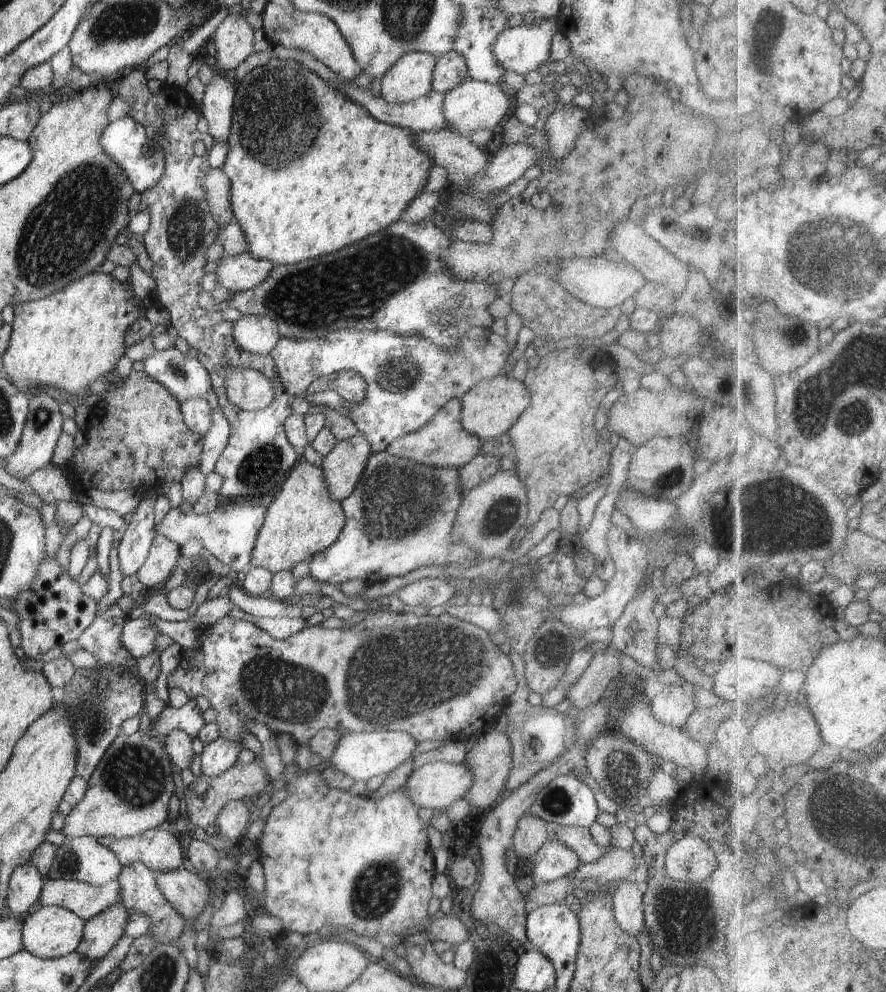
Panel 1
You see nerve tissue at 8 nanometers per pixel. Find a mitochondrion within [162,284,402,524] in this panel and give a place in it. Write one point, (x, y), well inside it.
(260, 470)

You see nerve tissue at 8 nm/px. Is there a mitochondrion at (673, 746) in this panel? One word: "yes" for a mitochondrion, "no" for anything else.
no

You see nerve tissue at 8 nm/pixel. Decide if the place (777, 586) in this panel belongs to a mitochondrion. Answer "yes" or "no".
no

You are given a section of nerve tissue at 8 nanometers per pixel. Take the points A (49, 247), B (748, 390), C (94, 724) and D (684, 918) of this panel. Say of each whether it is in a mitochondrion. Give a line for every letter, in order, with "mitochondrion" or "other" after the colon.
A: mitochondrion
B: mitochondrion
C: mitochondrion
D: mitochondrion

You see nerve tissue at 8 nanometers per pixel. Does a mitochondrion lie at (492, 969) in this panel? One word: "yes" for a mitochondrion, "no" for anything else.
no

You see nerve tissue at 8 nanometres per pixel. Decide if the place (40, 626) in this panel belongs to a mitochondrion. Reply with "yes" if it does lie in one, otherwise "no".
no

